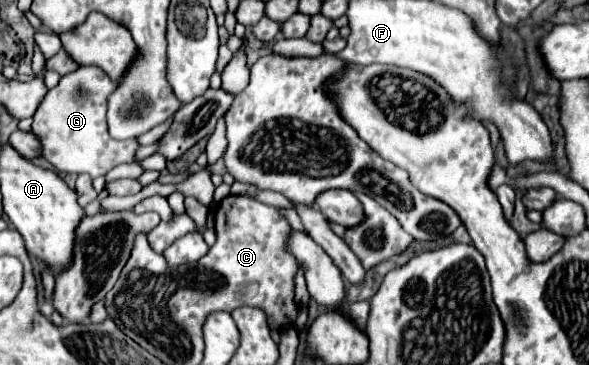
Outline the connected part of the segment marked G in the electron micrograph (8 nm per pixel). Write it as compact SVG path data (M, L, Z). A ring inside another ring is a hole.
M78 67L74 73L64 75L60 83L44 97L32 121L32 133L40 141L42 157L58 171L88 173L92 179L96 179L120 163L134 161L134 153L138 149L136 139L114 141L108 135L106 99L114 87L118 87L118 83L110 81L102 69Z

